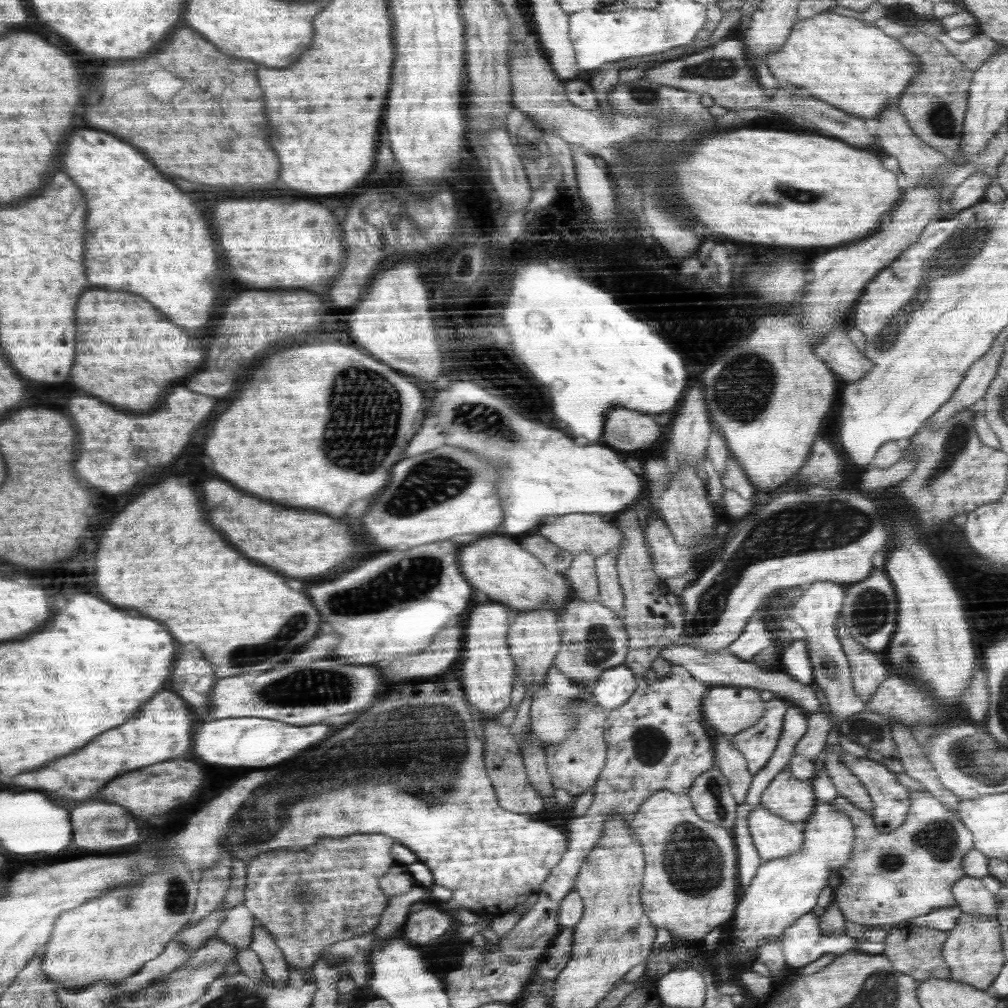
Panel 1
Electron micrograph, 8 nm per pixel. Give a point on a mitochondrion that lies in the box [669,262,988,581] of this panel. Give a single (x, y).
(751, 375)

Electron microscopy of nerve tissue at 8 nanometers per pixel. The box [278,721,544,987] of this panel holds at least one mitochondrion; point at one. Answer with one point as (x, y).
(301, 892)

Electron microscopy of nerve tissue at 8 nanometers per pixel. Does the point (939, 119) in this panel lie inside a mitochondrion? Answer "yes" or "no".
yes

